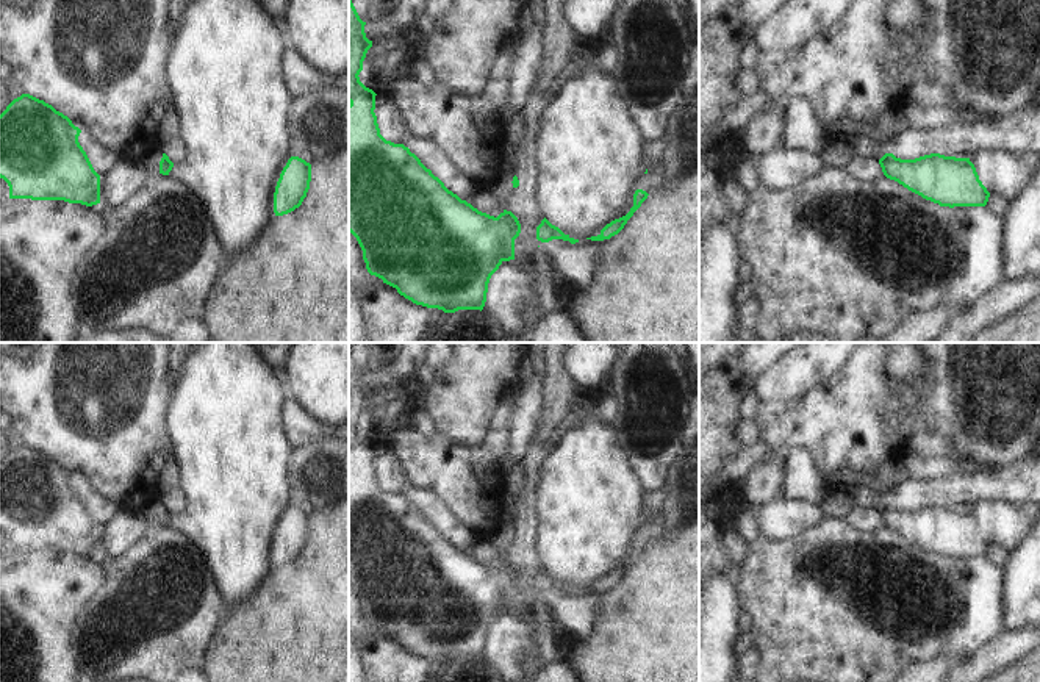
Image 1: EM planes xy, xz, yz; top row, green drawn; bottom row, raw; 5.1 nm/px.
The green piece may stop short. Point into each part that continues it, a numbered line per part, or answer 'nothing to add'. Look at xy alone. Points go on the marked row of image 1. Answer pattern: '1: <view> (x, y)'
nothing to add.

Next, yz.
nothing to add.

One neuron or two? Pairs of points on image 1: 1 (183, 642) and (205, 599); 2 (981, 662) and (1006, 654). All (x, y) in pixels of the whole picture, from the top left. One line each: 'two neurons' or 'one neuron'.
1: one neuron
2: one neuron

